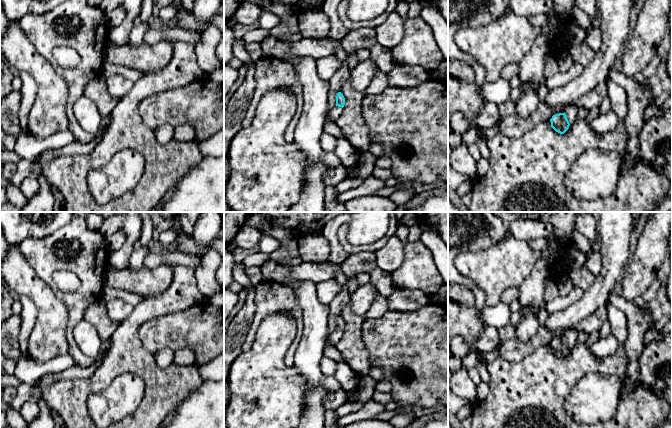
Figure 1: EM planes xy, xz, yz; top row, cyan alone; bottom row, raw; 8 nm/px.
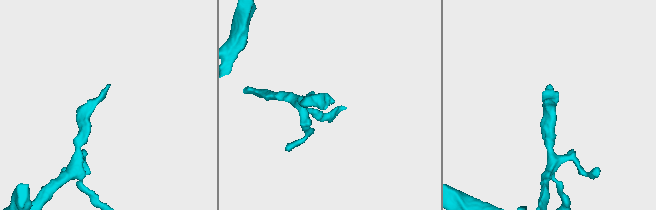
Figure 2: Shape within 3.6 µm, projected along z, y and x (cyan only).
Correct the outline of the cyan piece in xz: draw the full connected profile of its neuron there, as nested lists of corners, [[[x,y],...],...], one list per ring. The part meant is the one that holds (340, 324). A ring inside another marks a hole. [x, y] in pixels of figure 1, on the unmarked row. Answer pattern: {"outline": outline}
{"outline": [[[338,316],[336,320],[336,330],[328,336],[330,344],[336,345],[342,339],[344,329],[345,322],[341,316]]]}

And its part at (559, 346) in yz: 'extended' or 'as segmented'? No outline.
extended

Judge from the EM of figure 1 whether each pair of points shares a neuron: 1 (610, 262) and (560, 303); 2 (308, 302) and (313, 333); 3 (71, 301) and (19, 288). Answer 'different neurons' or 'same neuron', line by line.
1: different neurons
2: same neuron
3: different neurons

